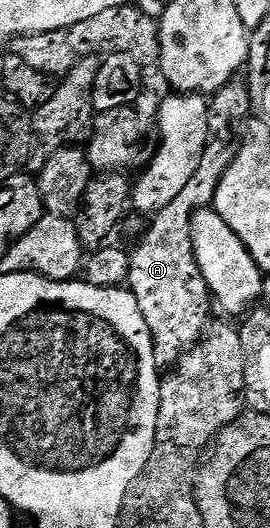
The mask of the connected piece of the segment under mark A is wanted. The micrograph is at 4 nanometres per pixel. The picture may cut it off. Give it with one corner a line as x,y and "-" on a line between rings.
235,78
219,92
213,93
212,99
209,101
210,142
204,150
204,158
200,158
200,166
196,170
192,182
188,182
188,186
184,186
184,190
180,190
180,194
176,198
172,198
172,202
168,206
164,206
164,210
153,213
151,220
154,221
151,222
146,237
139,242
138,249
130,252
128,291
136,297
142,313
150,322
154,333
154,352
159,358
183,356
207,335
208,329
211,327
209,324
212,295
193,250
192,220
194,212
213,205
214,195
217,193
226,171
229,170
230,164
238,157
238,150
246,135
246,126
252,119
252,113
250,113
250,108
252,112
252,92
243,81
243,85
240,81
241,79

